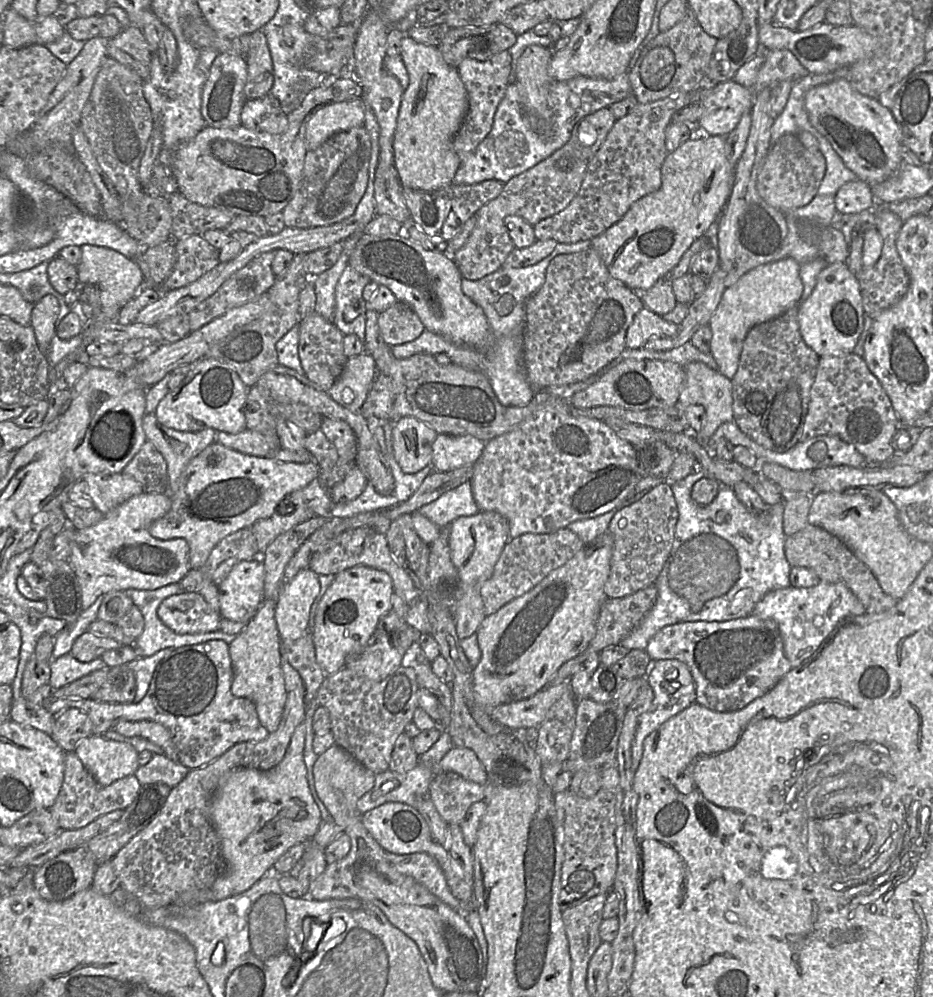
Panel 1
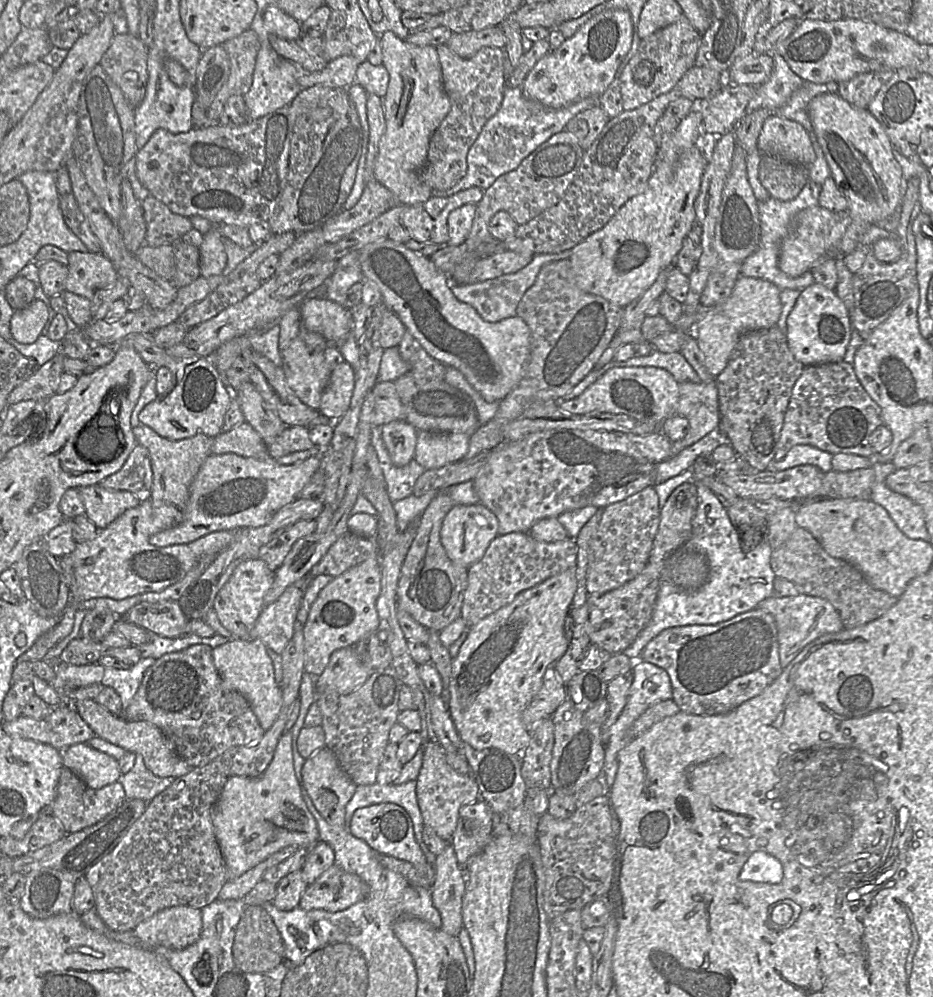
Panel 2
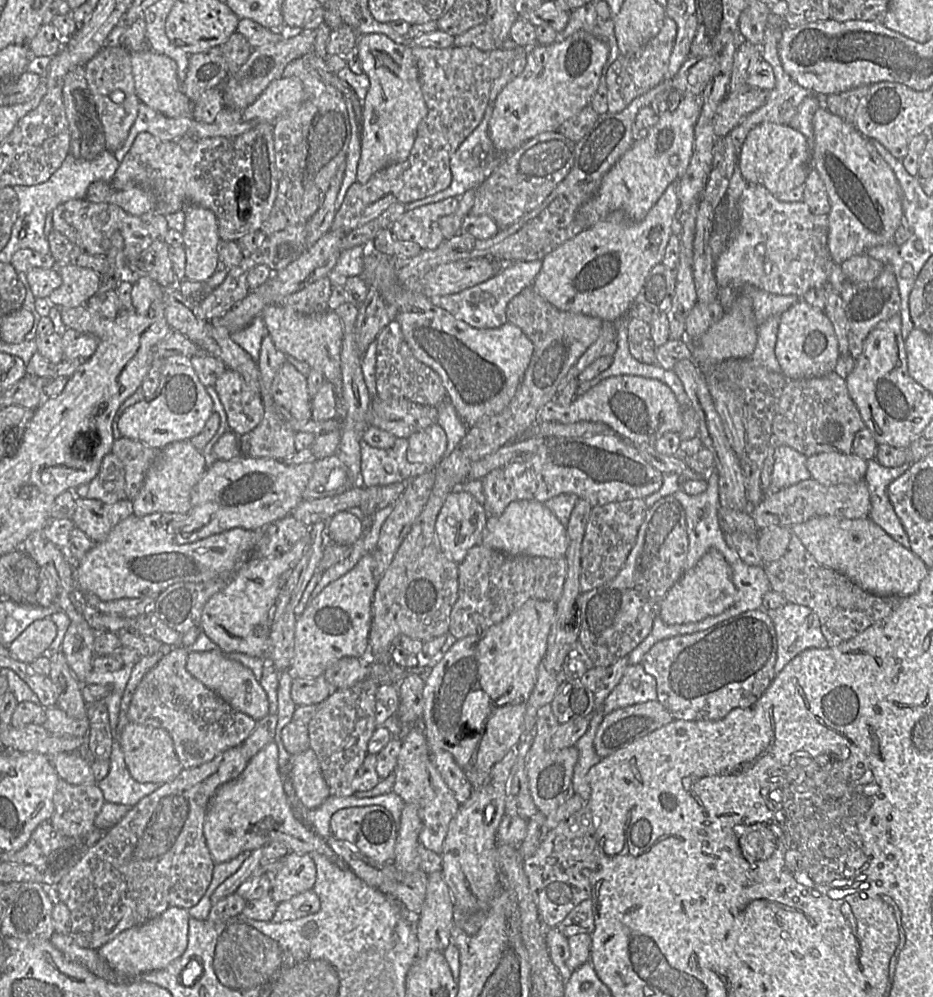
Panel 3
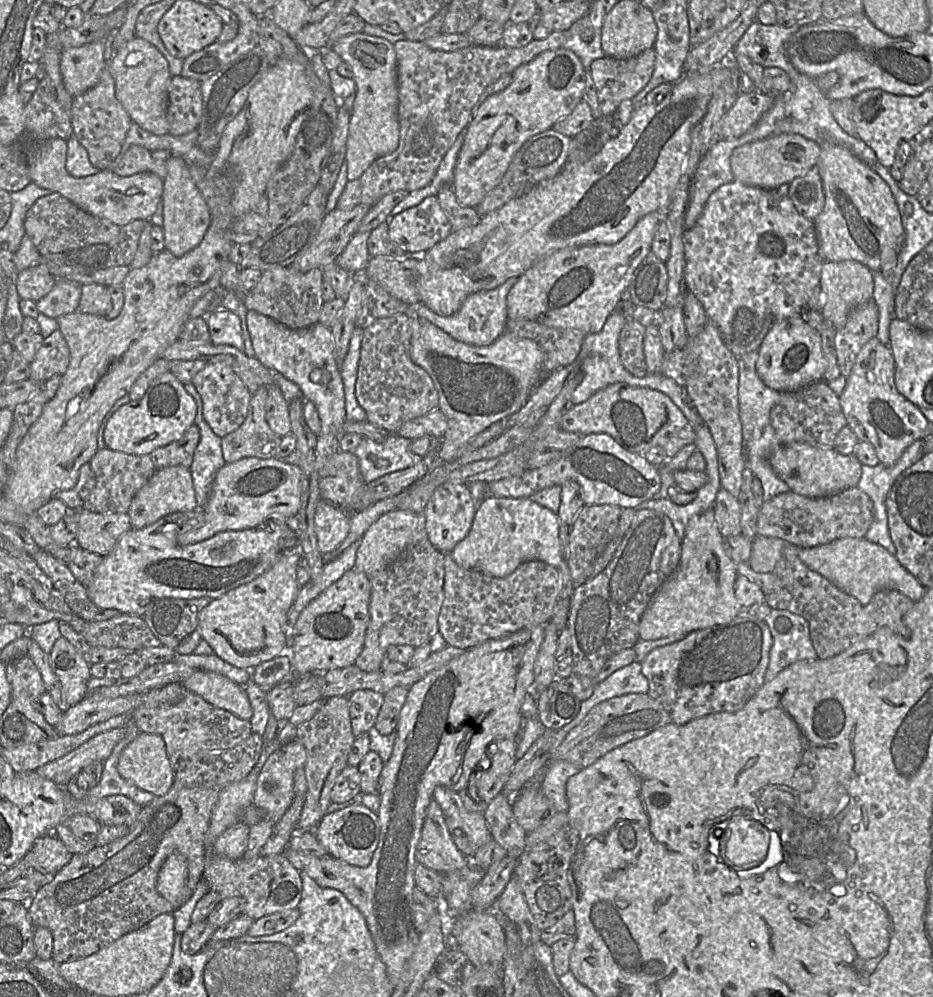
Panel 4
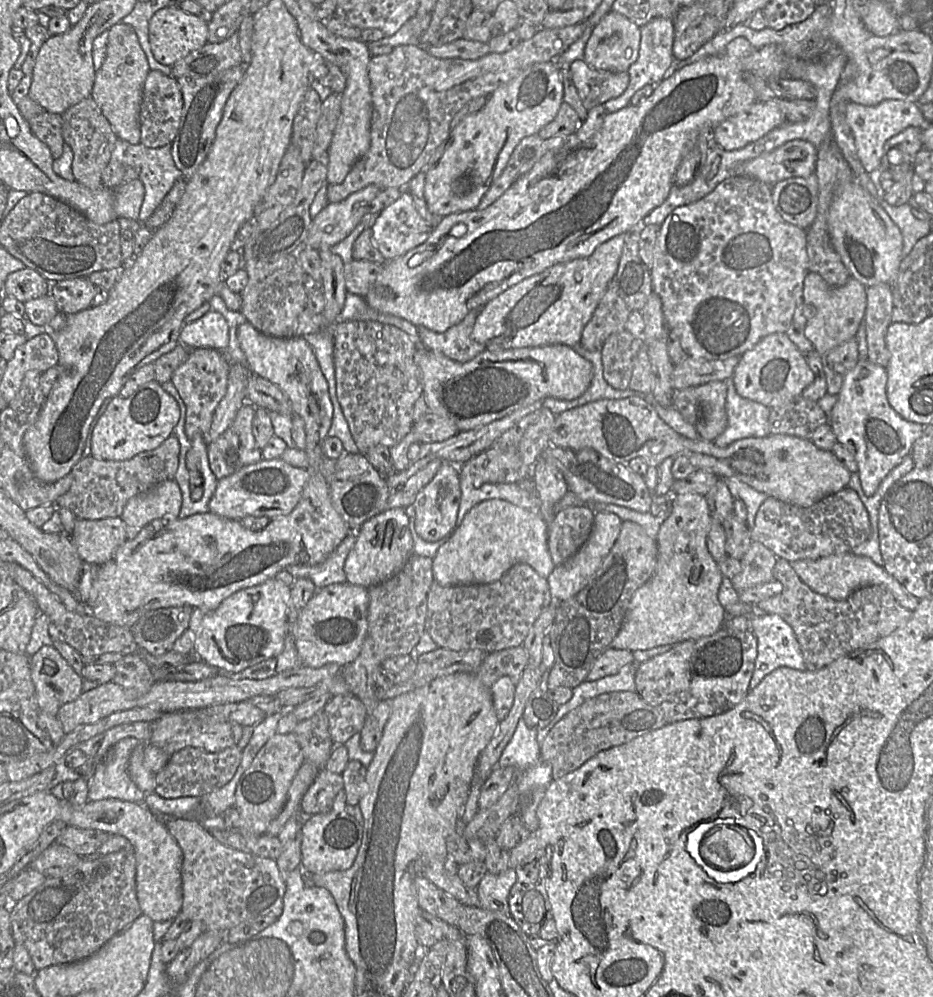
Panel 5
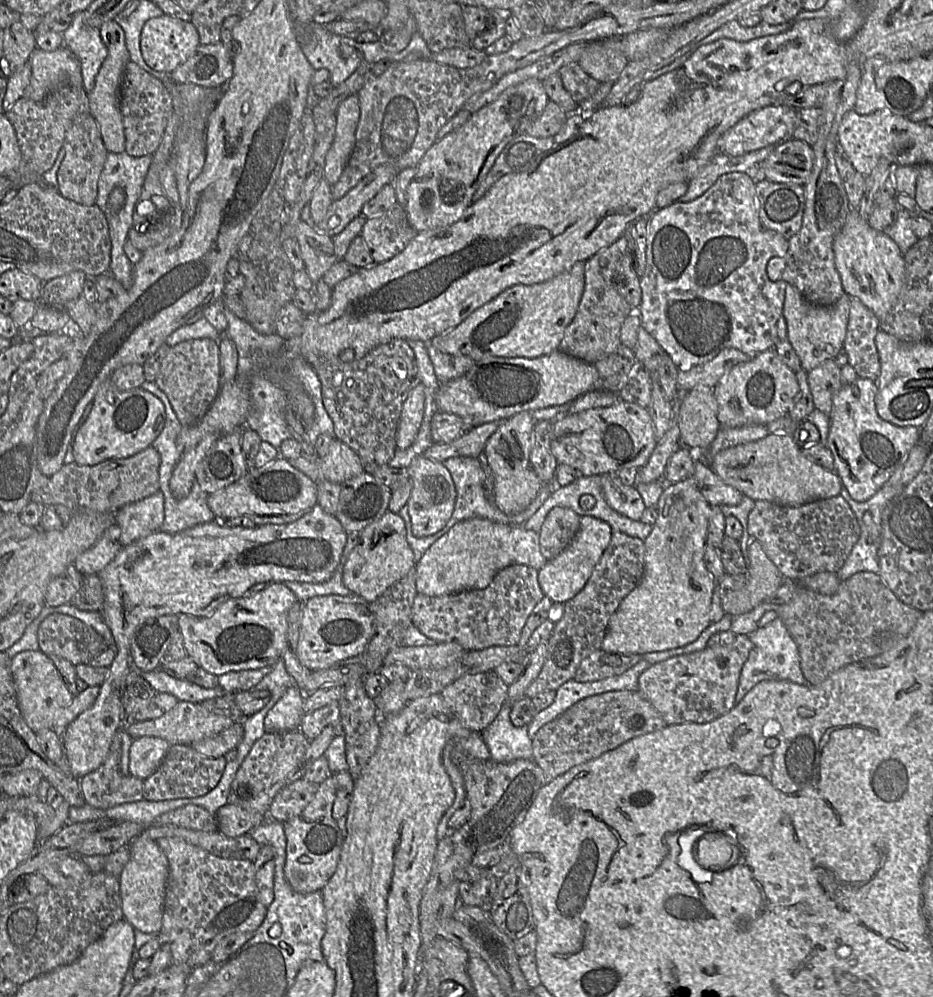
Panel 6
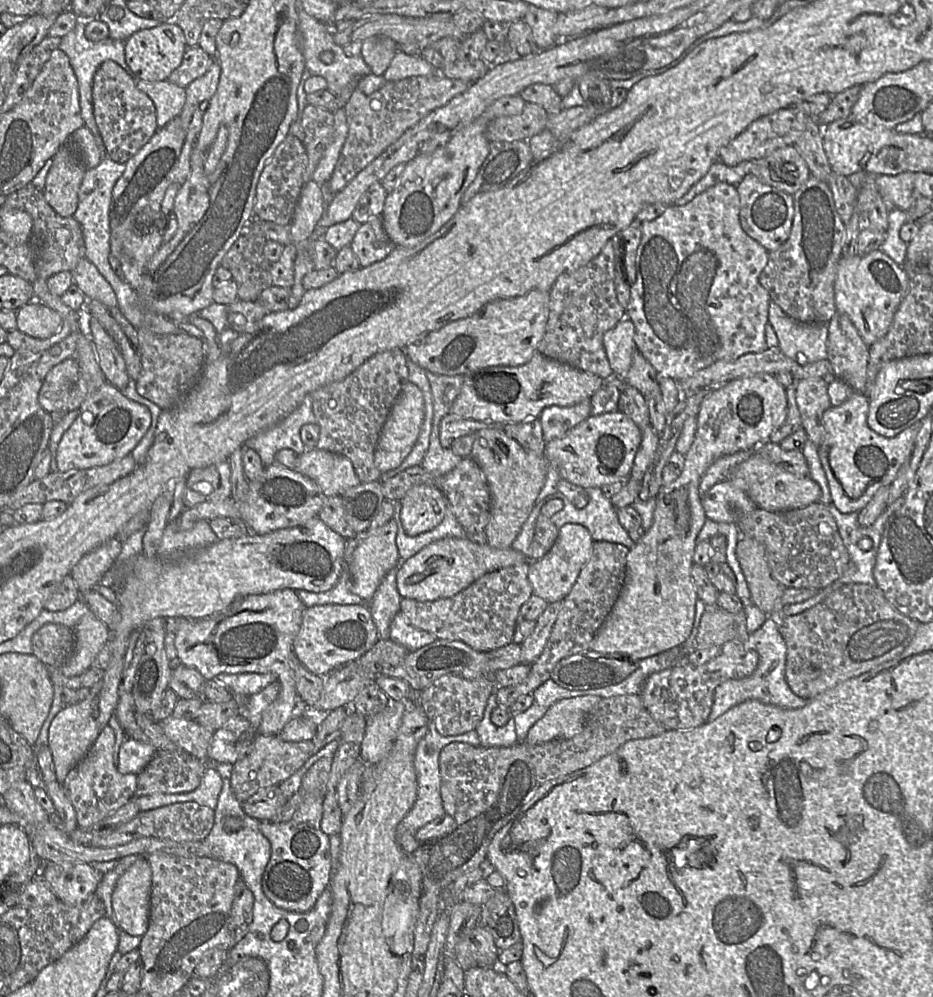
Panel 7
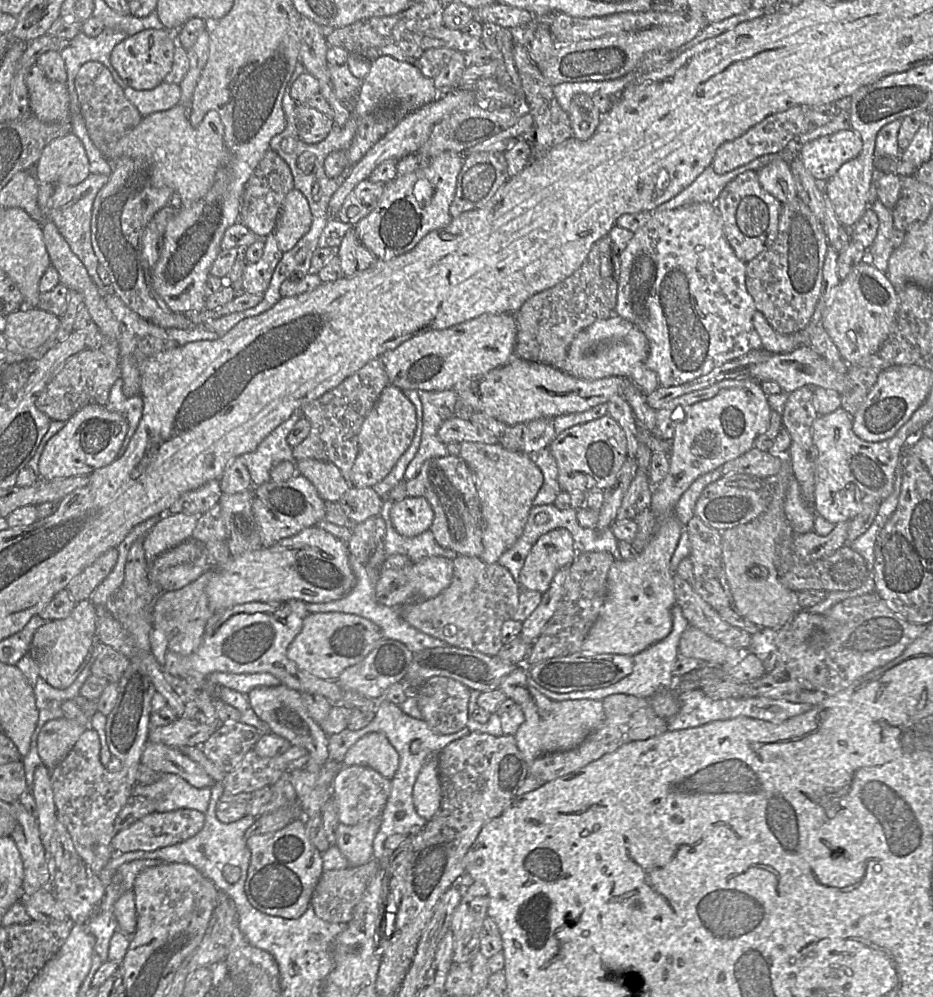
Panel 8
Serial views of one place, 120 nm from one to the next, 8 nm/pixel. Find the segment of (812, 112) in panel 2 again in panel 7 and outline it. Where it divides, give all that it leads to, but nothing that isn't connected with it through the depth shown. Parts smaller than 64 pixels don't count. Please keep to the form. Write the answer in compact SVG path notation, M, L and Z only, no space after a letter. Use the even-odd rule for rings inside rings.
M880 249L866 255L847 255L840 259L834 281L837 313L846 314L868 346L889 330L894 315L907 291L907 273Z

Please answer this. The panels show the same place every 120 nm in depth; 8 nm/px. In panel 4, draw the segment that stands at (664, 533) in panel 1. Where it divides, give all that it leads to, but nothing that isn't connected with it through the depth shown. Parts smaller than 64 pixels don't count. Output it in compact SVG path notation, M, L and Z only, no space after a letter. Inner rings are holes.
M584 505L576 517L569 533L567 556L564 557L574 589L594 578L592 577L593 564L614 539L621 510L620 507L613 505Z

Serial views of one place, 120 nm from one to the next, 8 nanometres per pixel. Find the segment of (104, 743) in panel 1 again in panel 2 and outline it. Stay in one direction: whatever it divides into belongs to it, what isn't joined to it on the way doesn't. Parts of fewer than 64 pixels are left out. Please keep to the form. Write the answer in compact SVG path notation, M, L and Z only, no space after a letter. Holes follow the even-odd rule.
M79 743L62 752L63 766L77 774L89 787L102 788L119 780L118 760L88 743Z

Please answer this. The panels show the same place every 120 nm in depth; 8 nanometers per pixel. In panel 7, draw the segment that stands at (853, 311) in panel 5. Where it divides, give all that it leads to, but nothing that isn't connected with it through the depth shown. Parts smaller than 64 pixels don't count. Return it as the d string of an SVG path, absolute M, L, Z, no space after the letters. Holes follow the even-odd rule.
M772 301L768 310L768 324L776 333L781 352L799 365L827 359L827 324L796 322Z

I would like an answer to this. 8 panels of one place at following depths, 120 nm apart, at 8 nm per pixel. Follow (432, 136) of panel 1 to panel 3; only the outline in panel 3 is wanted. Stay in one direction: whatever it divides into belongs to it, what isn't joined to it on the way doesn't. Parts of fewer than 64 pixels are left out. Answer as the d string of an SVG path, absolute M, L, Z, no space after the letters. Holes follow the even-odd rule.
M381 33L360 35L352 55L360 64L360 68L369 78L369 88L362 101L361 156L357 167L357 182L367 182L374 173L395 163L405 161L413 147L418 126L427 116L418 69L412 54L411 45L397 44Z

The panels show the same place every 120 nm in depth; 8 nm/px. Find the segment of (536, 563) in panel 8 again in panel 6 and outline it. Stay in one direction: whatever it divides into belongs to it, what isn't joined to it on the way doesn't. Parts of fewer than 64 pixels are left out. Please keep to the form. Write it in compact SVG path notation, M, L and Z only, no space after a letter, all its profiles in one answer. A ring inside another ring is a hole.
M591 516L580 519L579 529L570 544L538 570L538 583L545 597L553 603L564 604L576 596L589 579L612 537L608 523Z

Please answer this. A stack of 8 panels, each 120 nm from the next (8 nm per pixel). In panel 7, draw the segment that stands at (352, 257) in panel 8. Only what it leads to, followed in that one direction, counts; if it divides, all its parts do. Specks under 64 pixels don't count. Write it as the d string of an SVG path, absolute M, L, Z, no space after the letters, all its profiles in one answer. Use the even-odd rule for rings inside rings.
M374 216L360 224L350 247L363 268L386 258L396 245L386 234L381 217Z

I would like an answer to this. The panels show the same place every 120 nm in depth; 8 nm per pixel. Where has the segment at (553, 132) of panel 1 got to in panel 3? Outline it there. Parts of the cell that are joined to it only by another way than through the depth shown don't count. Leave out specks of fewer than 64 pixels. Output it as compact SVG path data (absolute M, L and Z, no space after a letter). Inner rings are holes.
M489 100L489 105L486 108L484 117L480 124L471 132L471 134L459 145L457 150L452 154L450 158L450 169L452 174L450 185L446 189L434 195L405 204L406 211L419 206L438 202L447 197L460 197L467 190L479 187L502 163L505 155L500 154L495 149L489 135L489 121L492 116L492 112L493 103Z

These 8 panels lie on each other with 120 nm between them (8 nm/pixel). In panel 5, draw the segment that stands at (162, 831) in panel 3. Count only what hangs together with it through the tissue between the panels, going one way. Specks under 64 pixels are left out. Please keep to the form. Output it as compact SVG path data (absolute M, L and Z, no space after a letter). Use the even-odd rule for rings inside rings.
M129 849L99 855L96 858L81 857L80 861L63 875L48 877L41 886L9 908L12 936L16 945L25 947L36 972L54 965L84 960L142 915L136 893L134 852Z

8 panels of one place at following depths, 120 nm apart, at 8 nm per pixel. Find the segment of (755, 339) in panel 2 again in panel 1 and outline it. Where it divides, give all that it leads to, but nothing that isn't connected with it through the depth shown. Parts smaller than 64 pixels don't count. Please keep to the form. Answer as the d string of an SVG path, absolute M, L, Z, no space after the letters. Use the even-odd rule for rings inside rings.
M796 302L784 314L768 322L752 327L744 341L737 372L732 384L732 421L754 442L776 453L790 450L803 432L808 413L810 391L813 385L820 357L803 340L798 324L799 307Z

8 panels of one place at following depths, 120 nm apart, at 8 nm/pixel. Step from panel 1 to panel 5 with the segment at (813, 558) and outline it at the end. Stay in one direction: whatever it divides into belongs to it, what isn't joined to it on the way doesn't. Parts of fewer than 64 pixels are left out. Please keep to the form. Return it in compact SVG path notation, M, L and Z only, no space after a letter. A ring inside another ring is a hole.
M784 558L777 560L773 576L782 584L782 591L759 602L757 607L766 613L779 615L792 627L801 648L805 670L820 670L838 658L892 634L904 626L913 615L913 611L901 606L889 590L879 585L859 588L844 600L834 600L821 595L807 586L799 578L791 563Z

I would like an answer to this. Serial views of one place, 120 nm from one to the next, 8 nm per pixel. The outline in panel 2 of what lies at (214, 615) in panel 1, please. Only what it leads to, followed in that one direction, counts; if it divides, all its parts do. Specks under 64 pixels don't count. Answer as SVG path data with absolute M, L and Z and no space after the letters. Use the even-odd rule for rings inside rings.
M177 600L142 602L122 615L120 619L167 638L187 635L187 625L190 622Z

